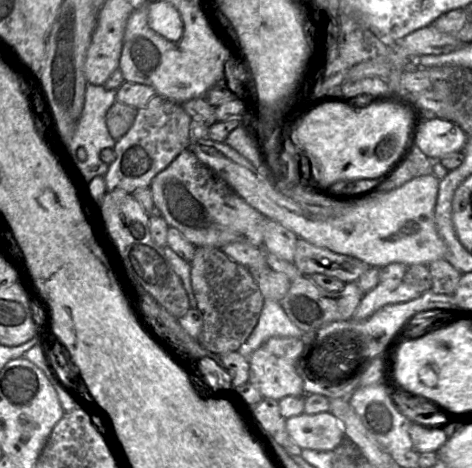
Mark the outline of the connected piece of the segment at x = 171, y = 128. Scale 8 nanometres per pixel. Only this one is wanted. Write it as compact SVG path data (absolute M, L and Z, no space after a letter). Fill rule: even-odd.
M155 95L143 108L138 109L132 127L115 143L116 158L104 176L107 192L124 191L132 194L138 188L148 188L158 173L189 148L192 118L181 104Z

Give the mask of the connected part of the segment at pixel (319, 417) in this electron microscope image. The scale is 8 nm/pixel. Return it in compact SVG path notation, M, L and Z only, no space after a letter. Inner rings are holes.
M330 411L286 418L285 427L301 449L334 450L345 439L340 422Z

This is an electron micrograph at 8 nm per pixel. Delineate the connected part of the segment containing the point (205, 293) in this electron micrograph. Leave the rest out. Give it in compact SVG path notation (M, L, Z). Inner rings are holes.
M196 247L191 266L191 285L202 313L203 326L197 340L208 351L223 355L238 351L256 326L264 297L248 268L232 260L220 248Z

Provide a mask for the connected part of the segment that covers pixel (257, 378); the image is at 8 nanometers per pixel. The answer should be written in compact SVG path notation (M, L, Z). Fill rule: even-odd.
M272 337L263 343L249 358L249 380L264 398L277 401L287 396L304 397L302 378L296 371L296 361L304 349L304 342L296 337Z

